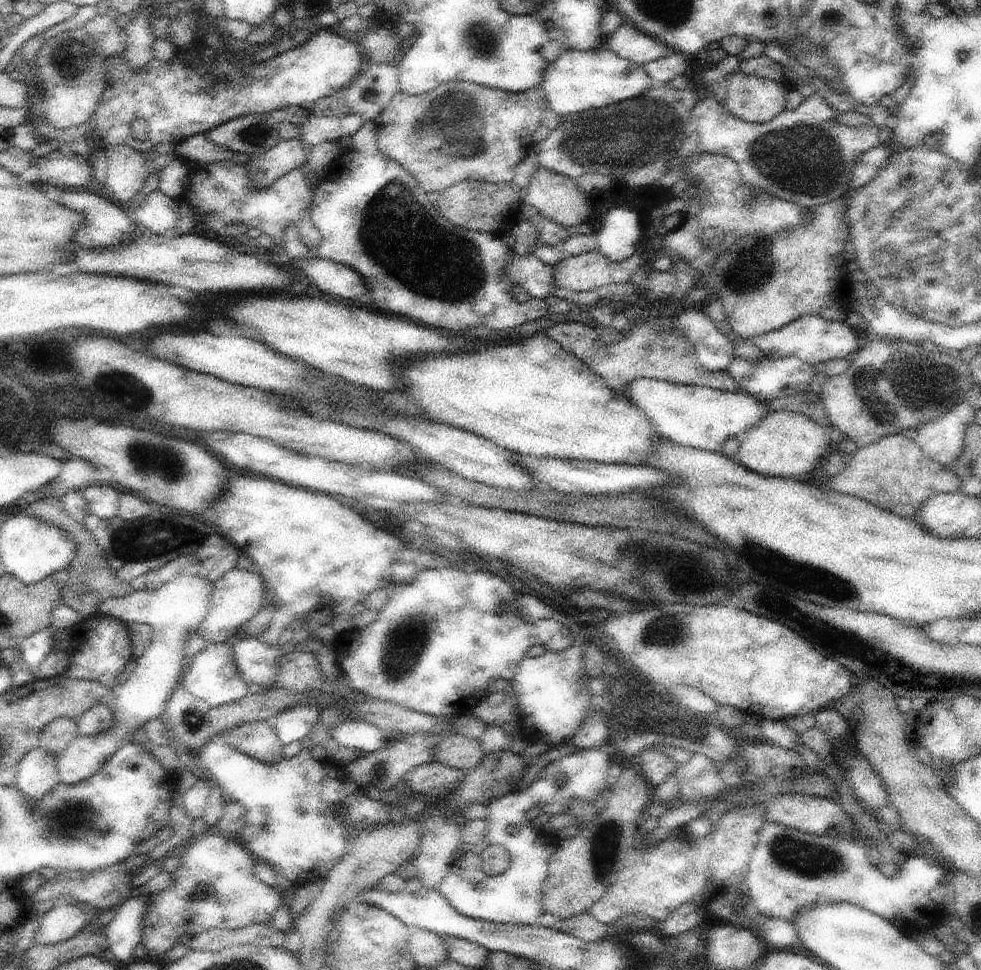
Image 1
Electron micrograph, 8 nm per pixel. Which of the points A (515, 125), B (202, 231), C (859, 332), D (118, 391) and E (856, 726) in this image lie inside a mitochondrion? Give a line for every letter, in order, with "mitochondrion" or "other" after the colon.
A: other
B: other
C: other
D: other
E: other

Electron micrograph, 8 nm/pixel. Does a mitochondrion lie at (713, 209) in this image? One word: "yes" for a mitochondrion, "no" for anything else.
no

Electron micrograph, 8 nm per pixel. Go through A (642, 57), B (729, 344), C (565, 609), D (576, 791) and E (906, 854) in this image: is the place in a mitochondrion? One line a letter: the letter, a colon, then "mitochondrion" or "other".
A: other
B: other
C: other
D: other
E: other

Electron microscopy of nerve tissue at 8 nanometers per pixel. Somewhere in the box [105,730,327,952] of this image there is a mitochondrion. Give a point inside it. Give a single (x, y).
(203, 892)

